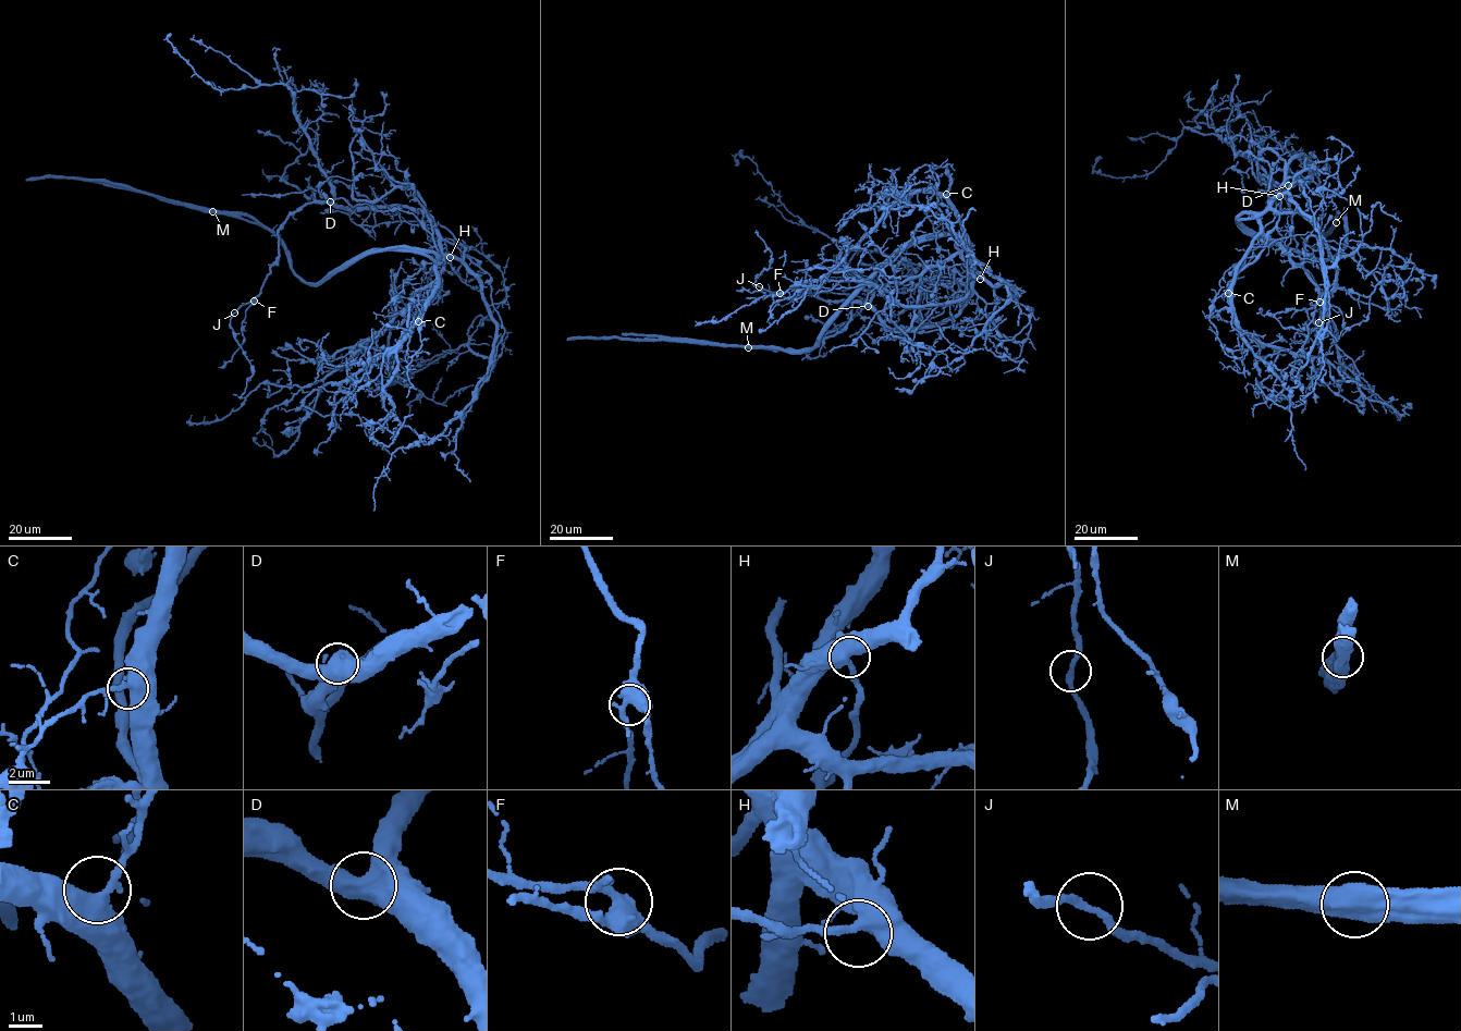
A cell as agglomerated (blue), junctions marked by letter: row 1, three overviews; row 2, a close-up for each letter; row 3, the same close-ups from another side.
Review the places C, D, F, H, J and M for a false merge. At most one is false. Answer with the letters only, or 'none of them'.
M

